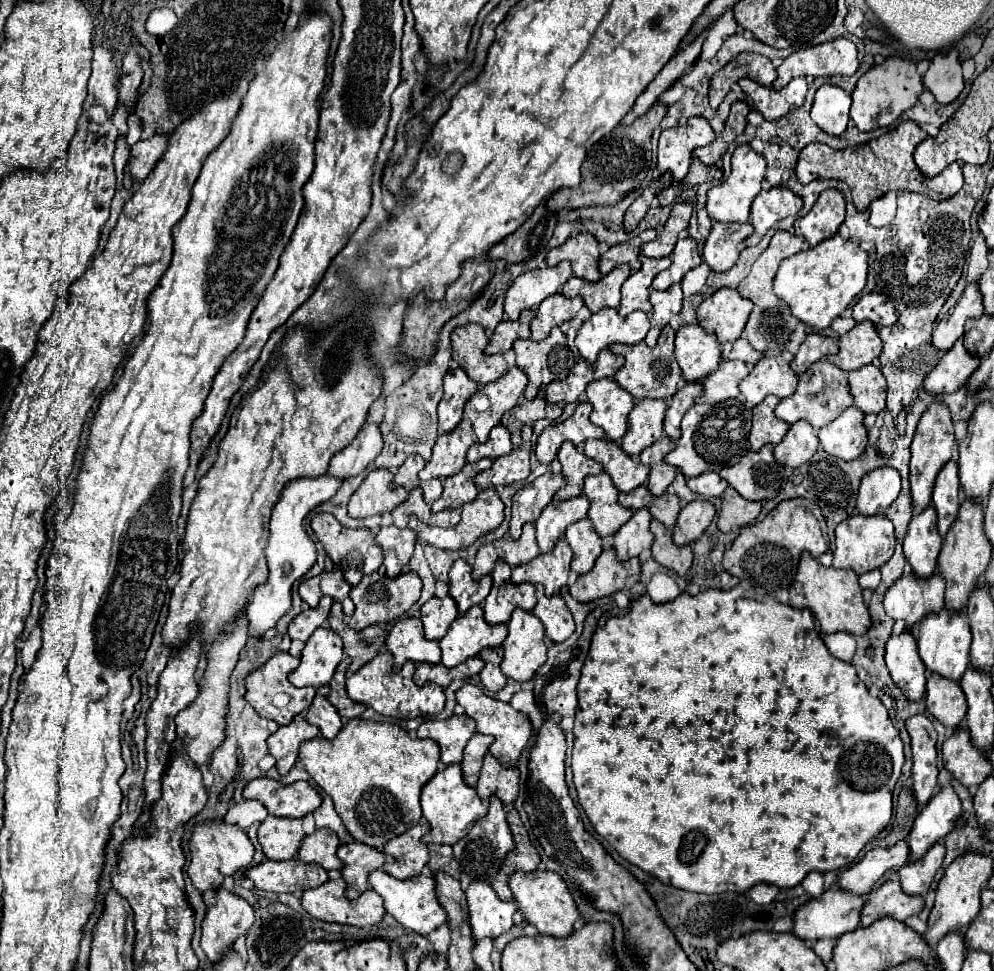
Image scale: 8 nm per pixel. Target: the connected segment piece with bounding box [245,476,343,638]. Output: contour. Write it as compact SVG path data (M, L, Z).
M319 476L319 478L307 478L307 480L303 480L303 478L293 480L283 488L281 498L275 504L273 514L271 514L271 522L269 522L271 536L269 536L269 542L265 548L269 580L253 592L251 604L245 610L245 616L249 622L247 624L249 638L263 638L263 634L269 628L273 628L277 624L277 620L291 608L291 588L293 588L295 580L299 580L317 560L315 544L307 536L303 520L315 506L329 500L341 488L341 484L343 482L333 476Z

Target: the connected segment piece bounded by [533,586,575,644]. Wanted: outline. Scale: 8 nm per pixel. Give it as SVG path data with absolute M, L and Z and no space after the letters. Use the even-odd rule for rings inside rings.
M541 586L535 588L537 588L537 606L533 608L533 614L543 622L545 636L557 644L565 642L575 630L575 622L569 608L565 606L561 596L549 598L543 594Z

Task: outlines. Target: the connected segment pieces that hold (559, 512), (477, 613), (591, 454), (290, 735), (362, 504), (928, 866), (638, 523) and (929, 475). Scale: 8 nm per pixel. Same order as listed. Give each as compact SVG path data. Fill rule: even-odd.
M583 496L571 500L553 500L535 522L537 542L541 552L551 552L557 540L565 534L567 526L585 518L589 510L589 500Z
M479 606L469 608L465 616L459 616L443 640L439 640L441 648L441 664L453 668L467 658L477 656L483 648L497 648L503 644L507 636L505 624L487 624L483 618L483 610Z
M603 438L603 440L587 440L583 448L585 456L597 460L613 480L613 486L619 492L631 492L637 486L647 482L649 468L629 454L621 452L621 446Z
M295 716L291 724L279 726L279 730L267 738L269 754L277 760L277 770L281 776L289 774L289 770L293 768L301 742L317 736L319 728L311 726L303 716Z
M373 470L357 492L349 500L351 518L367 518L375 514L391 512L395 506L405 502L407 492L393 484L393 474L389 470Z
M935 844L935 848L929 848L927 856L915 862L907 862L905 866L899 868L899 878L901 878L901 888L905 894L923 894L929 890L933 876L937 868L941 866L945 856L945 846Z
M641 508L633 512L631 520L625 522L613 536L613 548L617 554L617 560L625 562L633 556L639 556L643 550L651 548L653 544L653 534L649 532L649 510Z
M933 402L923 412L915 438L911 442L911 494L913 494L913 506L917 510L923 510L929 506L935 476L951 460L953 444L955 444L955 436L953 436L953 420L951 420L949 408L943 402Z

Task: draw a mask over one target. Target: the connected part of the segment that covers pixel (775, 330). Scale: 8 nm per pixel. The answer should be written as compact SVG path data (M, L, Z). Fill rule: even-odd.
M775 232L767 250L755 260L749 276L739 284L739 294L747 300L753 302L753 310L749 314L749 320L745 324L745 330L743 330L743 336L749 340L749 344L757 350L757 352L763 352L763 354L775 354L779 350L783 350L789 342L789 336L793 334L793 330L797 328L799 320L789 312L789 306L773 292L773 278L775 278L775 272L779 268L779 262L783 258L789 258L797 252L801 252L805 248L805 240L795 236L795 234L789 234L789 232Z

